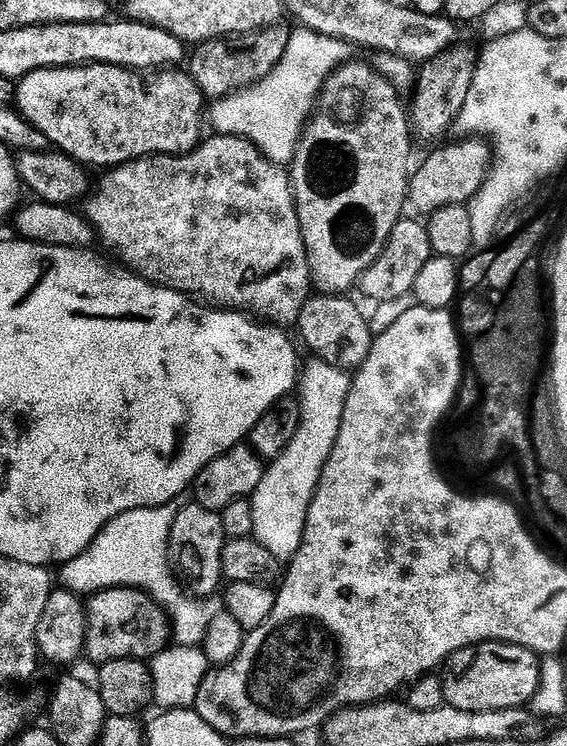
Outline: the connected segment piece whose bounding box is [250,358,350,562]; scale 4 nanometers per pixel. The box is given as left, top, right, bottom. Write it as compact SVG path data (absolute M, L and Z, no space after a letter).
M315 358L309 361L305 368L303 365L298 376L298 434L294 434L281 456L267 465L262 482L258 482L250 497L254 516L252 536L281 562L291 561L300 549L304 528L308 525L312 496L316 492L322 470L334 450L338 430L342 426L342 410L346 406L350 383L349 373L340 368Z

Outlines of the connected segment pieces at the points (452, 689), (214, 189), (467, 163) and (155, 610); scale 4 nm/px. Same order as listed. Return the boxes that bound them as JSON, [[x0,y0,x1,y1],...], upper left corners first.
[[442,640,541,712],[86,134,313,326],[404,138,491,221],[84,588,173,666]]

